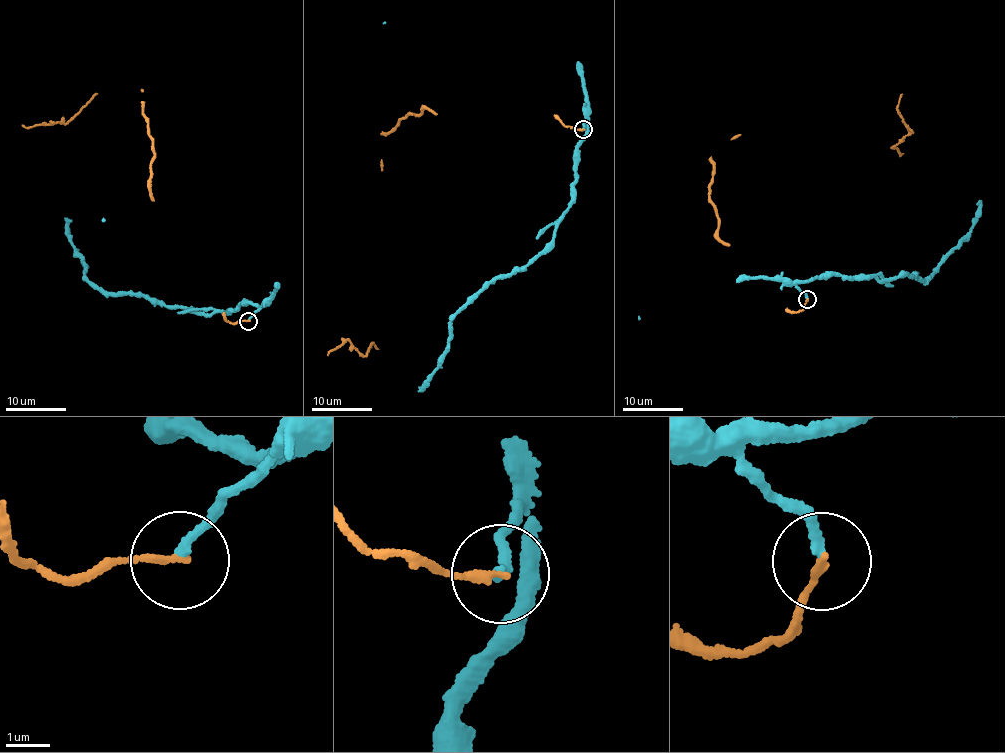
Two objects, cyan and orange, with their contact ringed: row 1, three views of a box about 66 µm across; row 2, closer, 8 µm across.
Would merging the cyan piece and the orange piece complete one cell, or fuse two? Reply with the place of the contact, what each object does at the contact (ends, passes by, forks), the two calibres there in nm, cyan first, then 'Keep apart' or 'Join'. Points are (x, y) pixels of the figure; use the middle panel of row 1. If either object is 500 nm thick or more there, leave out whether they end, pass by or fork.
Place: (583, 129). At the ring cyan ends. At the ring orange ends. Thickness 200 nm (cyan) against 180 nm. Keep apart

